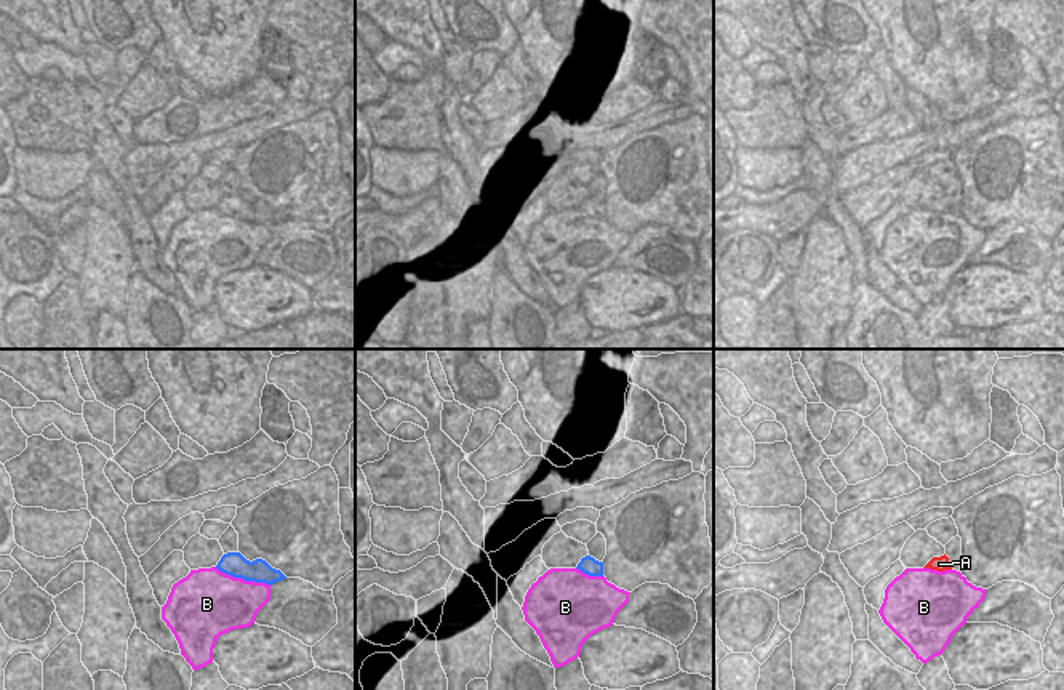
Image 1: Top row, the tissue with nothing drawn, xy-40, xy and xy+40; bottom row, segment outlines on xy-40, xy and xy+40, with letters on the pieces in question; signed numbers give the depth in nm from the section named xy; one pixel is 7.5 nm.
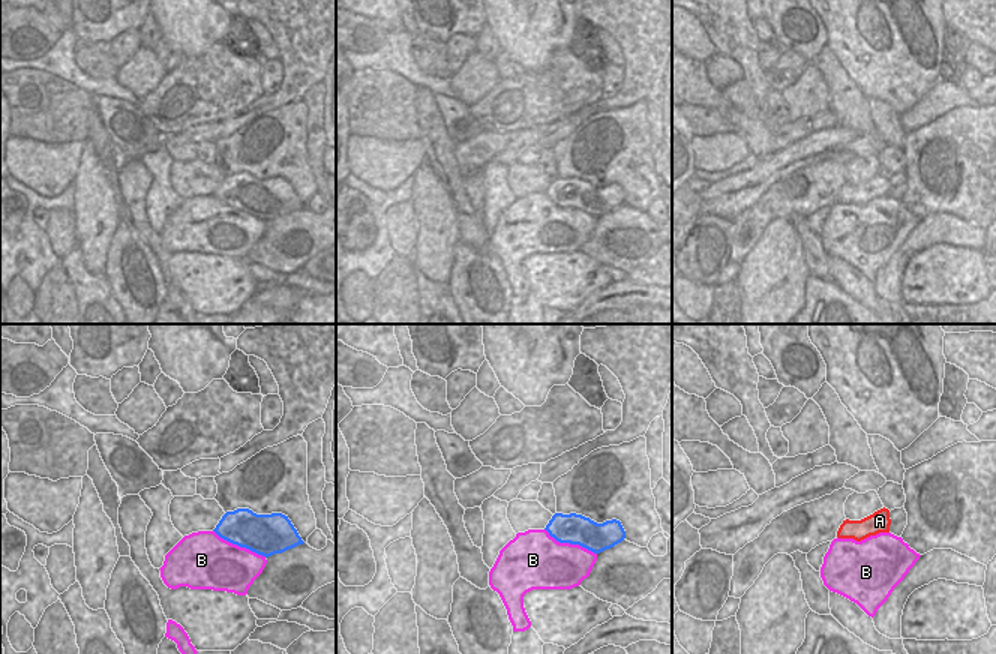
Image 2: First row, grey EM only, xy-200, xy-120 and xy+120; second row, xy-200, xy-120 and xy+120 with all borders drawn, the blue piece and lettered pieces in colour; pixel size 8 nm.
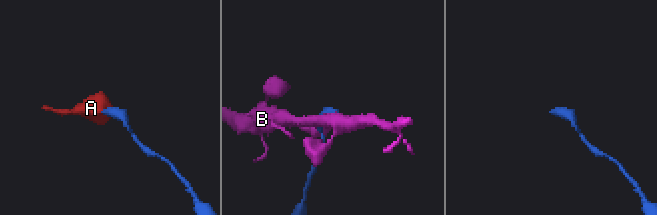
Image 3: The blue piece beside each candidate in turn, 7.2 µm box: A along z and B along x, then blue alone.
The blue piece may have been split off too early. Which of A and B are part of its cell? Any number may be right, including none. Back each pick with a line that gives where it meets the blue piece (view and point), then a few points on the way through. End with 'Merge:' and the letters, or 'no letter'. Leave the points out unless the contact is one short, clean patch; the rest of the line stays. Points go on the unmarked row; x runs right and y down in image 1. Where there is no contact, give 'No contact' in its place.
A: No contact
Merge: A.

